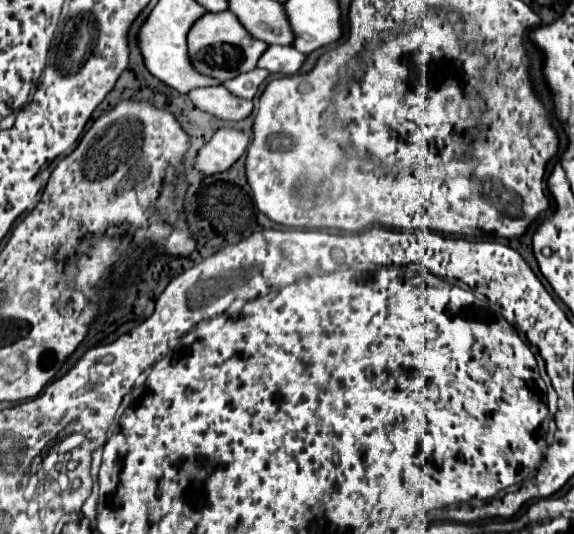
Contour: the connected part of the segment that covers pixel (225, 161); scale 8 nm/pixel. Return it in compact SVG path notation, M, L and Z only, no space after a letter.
M220 128L210 142L206 142L198 152L192 164L200 174L216 174L228 170L246 150L248 136L232 128Z

